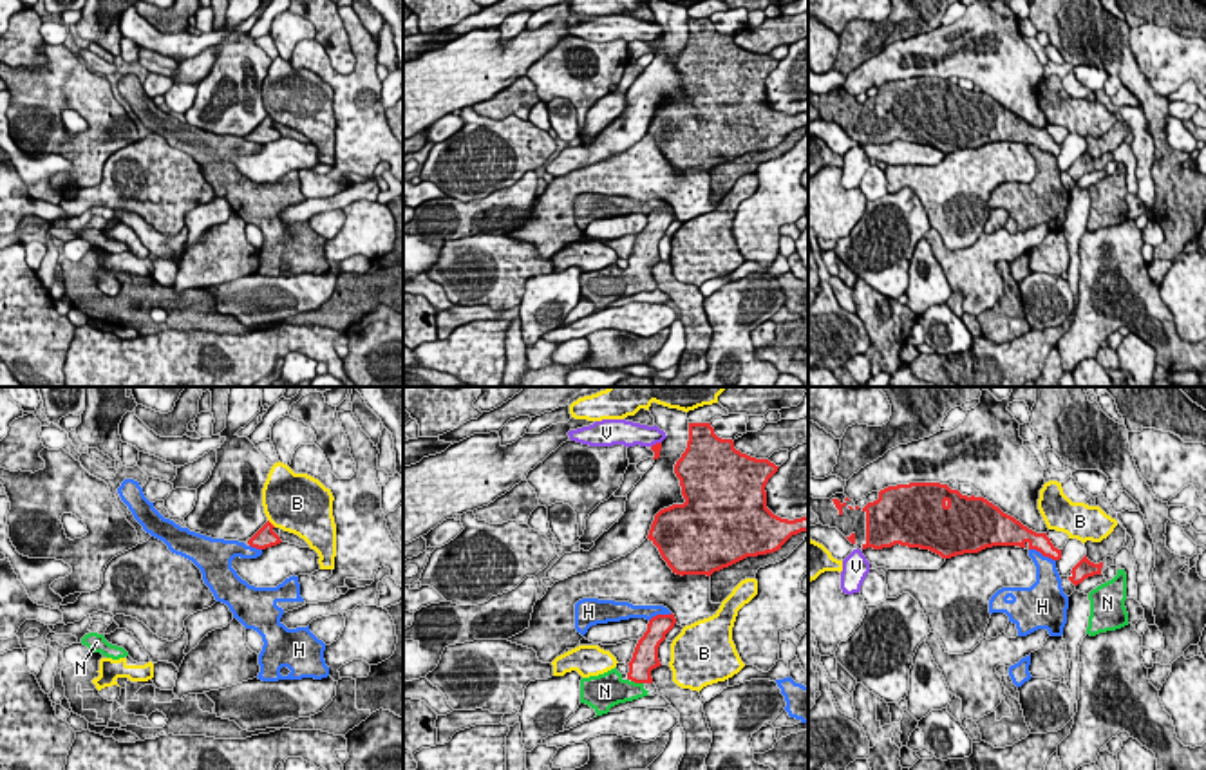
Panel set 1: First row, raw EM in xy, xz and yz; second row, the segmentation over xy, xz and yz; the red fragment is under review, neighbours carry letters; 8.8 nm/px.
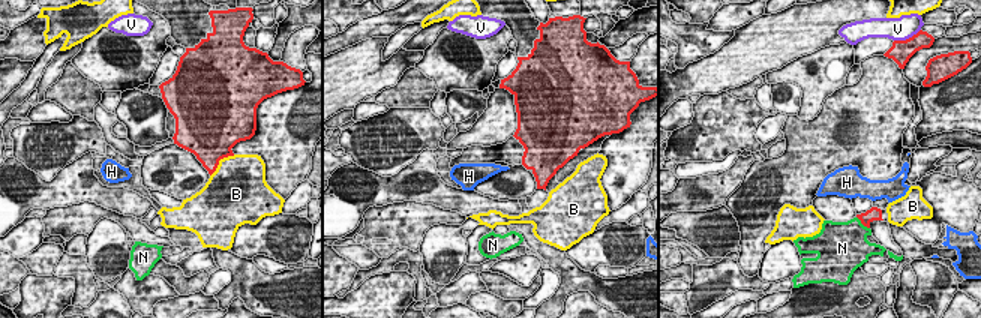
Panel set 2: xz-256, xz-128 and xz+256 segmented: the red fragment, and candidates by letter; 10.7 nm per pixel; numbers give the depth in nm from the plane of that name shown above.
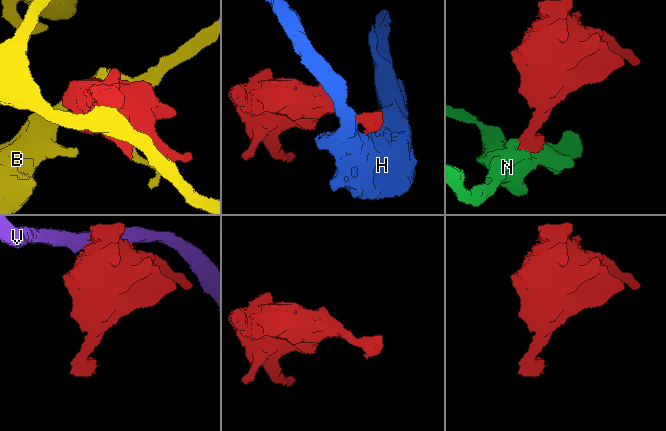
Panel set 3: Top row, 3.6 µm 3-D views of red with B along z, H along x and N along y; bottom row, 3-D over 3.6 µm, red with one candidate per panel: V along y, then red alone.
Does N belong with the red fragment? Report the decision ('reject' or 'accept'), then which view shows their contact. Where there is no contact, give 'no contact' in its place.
accept; meets red in xz

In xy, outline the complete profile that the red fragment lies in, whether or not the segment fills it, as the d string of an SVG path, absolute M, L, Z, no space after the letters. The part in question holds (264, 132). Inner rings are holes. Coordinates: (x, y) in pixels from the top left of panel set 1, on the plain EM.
M268 116L250 136L248 139L257 145L266 145L280 139L280 132L273 127L273 119Z

